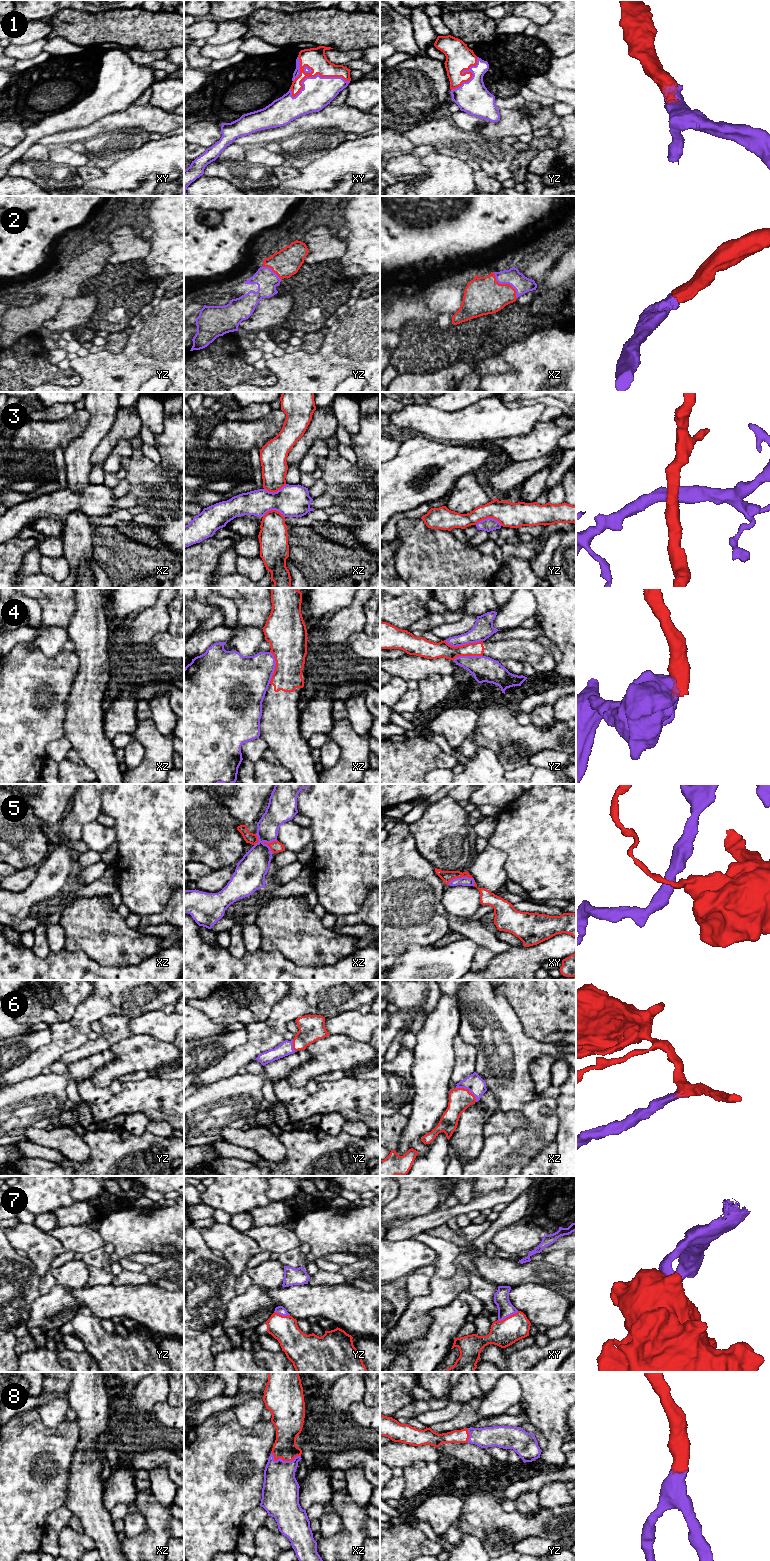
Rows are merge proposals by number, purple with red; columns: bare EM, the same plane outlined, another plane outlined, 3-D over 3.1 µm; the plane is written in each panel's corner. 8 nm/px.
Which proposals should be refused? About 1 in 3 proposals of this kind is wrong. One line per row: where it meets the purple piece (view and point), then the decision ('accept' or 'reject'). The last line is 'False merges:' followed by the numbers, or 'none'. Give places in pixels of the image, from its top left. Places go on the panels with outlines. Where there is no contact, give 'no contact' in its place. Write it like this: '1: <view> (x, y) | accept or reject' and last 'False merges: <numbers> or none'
1: xy (317, 74) | accept
2: xz (505, 283) | accept
3: yz (488, 518) | reject
4: yz (463, 644) | reject
5: xy (461, 877) | reject
6: xz (467, 1088) | accept
7: xy (508, 1316) | accept
8: xz (284, 1461) | accept
False merges: 3, 4, 5

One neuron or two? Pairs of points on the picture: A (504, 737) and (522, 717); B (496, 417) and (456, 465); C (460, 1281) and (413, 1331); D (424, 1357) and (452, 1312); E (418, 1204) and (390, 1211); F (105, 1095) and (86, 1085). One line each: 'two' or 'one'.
A: two
B: two
C: one
D: one
E: one
F: one

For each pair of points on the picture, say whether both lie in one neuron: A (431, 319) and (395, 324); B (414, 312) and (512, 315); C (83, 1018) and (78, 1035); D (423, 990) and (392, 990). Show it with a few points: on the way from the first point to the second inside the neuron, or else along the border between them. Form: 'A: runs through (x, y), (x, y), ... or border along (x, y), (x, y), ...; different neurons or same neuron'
A: runs through (422, 315), (404, 315); same neuron
B: border along (412, 320), (418, 323), (436, 324); different neurons
C: runs through (81, 1022), (78, 1031); same neuron
D: runs through (415, 990), (400, 990); same neuron

